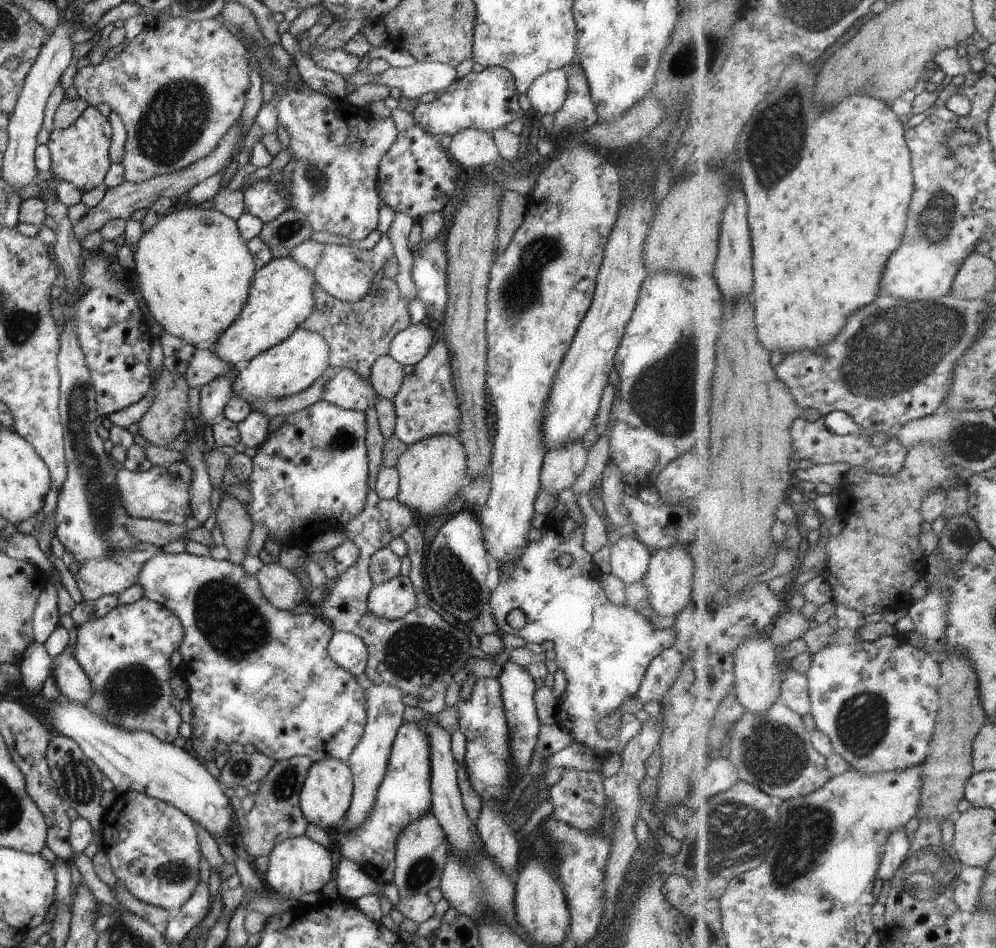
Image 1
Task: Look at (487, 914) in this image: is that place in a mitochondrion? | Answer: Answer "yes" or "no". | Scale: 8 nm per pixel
no

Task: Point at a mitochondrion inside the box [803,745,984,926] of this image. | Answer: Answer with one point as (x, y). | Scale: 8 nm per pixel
(914, 877)

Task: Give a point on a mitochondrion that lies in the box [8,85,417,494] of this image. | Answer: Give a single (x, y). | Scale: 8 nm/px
(315, 179)

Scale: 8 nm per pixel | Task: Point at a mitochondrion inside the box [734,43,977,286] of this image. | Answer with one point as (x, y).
(768, 149)

